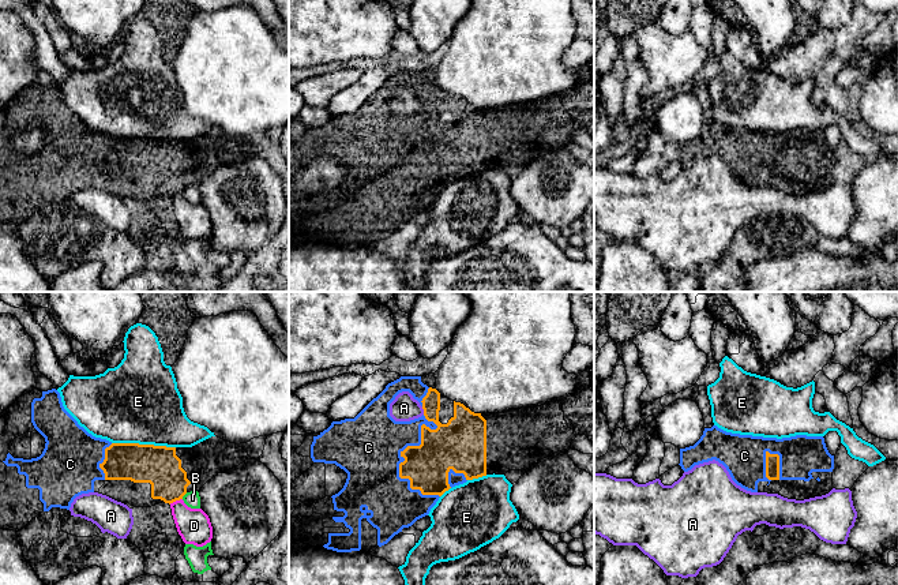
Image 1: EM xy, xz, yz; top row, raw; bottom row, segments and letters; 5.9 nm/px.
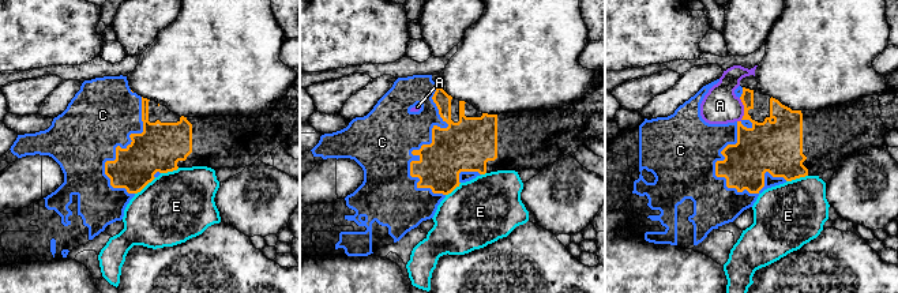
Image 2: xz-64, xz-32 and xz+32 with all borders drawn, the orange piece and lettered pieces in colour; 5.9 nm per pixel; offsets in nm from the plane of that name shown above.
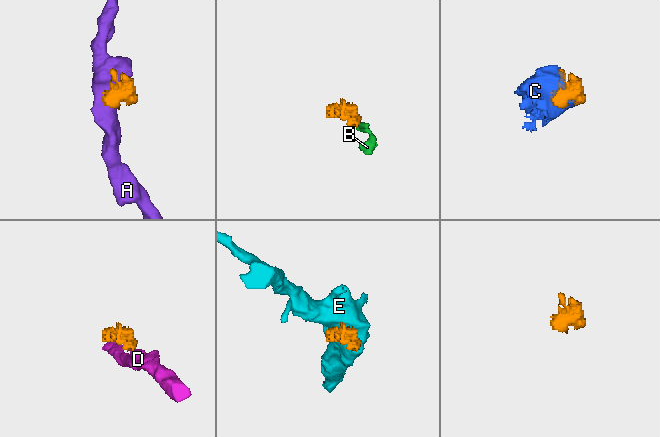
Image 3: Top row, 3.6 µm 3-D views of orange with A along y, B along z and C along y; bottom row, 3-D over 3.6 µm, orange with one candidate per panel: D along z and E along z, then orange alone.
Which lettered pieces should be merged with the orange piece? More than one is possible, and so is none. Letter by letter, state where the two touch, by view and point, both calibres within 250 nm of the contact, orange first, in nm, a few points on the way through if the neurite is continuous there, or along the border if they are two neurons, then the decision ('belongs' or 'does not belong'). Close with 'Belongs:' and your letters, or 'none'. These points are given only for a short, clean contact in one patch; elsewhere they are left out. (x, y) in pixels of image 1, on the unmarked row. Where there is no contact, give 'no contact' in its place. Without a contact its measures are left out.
A: meets orange in xz at (424, 105); 260 nm thick on the orange side, 160 nm on the other; border along xz (421, 101), (424, 108); does not belong
B: meets orange in xy at (184, 188); 240 nm thick on the orange side, 90 nm on the other; border along xy (187, 187), (181, 192); does not belong
C: meets orange in xz at (401, 149); 260 nm thick on the orange side, 380 nm on the other; belongs
D: meets orange in xy at (175, 195); 240 nm thick on the orange side, 200 nm on the other; border along xy (181, 192), (169, 198); does not belong
E: meets orange in xy at (143, 139); 240 nm thick on the orange side, 480 nm on the other; does not belong
Belongs: C

